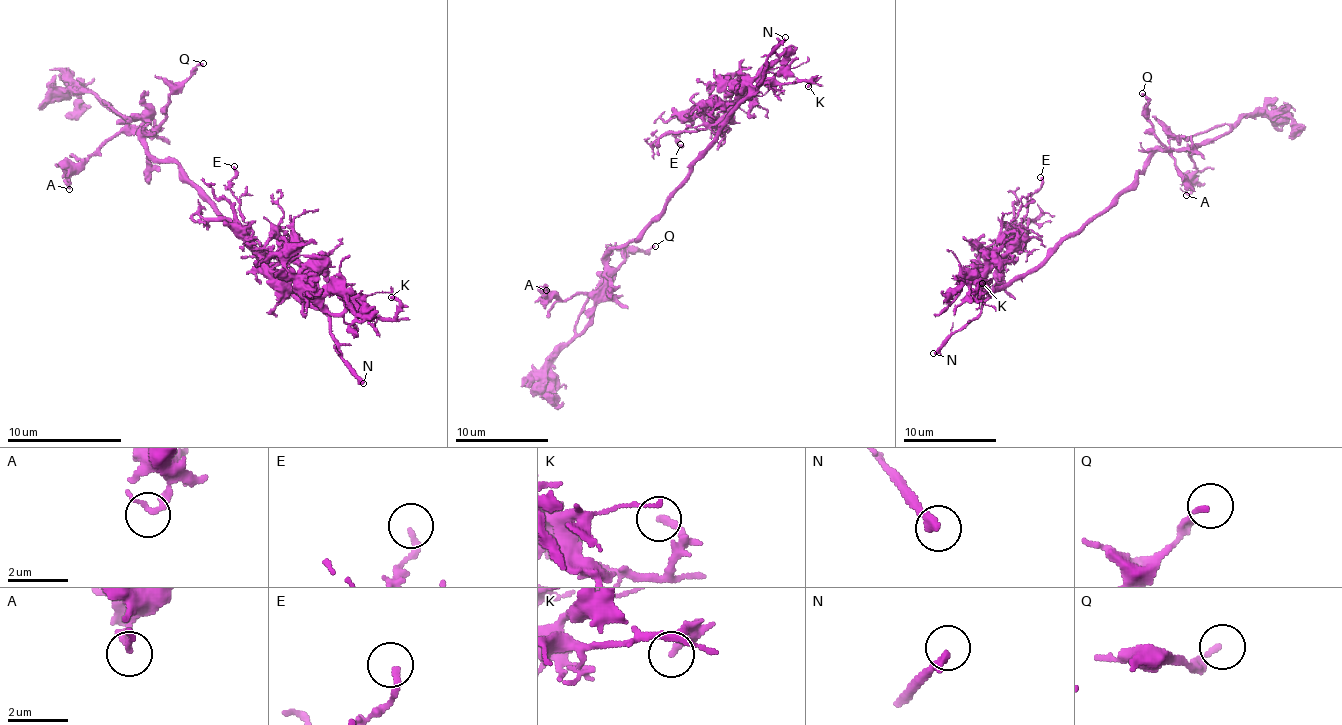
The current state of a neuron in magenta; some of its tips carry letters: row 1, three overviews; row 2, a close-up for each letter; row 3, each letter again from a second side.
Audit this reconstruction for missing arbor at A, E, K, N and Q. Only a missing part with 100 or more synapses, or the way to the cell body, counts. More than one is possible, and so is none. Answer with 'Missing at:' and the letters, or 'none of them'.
Missing at: N

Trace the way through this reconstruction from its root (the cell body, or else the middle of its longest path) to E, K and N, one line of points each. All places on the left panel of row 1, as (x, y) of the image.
E: (214, 206), (246, 246), (300, 297), (266, 268), (248, 234), (240, 200), (228, 186), (234, 166)
K: (214, 206), (286, 286), (328, 314), (343, 314), (357, 306), (374, 317), (391, 317), (400, 306), (391, 297)
N: (214, 206), (246, 240), (246, 246), (286, 286), (328, 317), (328, 334), (334, 340), (343, 363), (363, 383)

